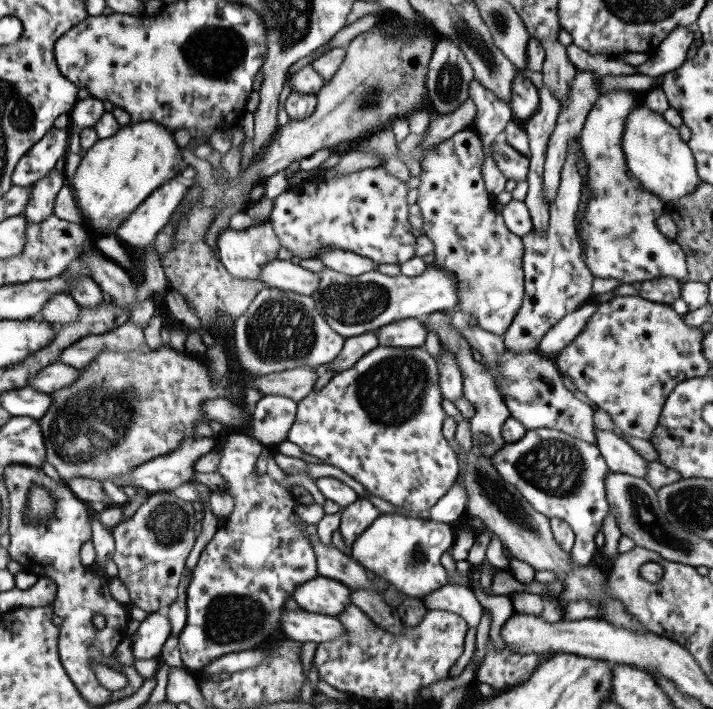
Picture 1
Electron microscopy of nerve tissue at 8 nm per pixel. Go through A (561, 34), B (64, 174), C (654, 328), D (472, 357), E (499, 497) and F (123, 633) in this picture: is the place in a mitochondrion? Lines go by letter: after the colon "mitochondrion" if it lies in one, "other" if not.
A: other
B: other
C: other
D: other
E: mitochondrion
F: other

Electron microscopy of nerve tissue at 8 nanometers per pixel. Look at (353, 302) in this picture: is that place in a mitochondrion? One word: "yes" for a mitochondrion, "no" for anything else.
yes

